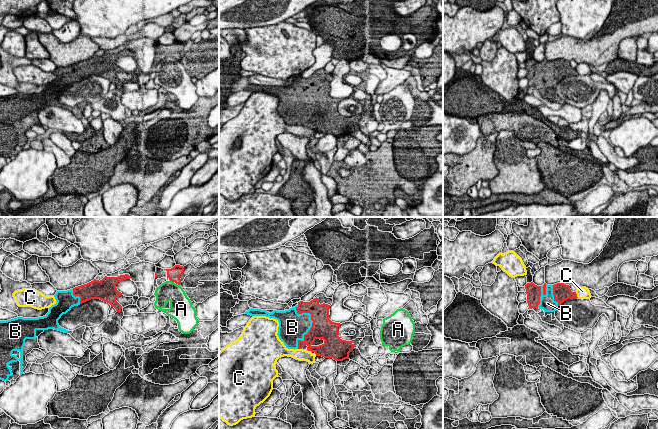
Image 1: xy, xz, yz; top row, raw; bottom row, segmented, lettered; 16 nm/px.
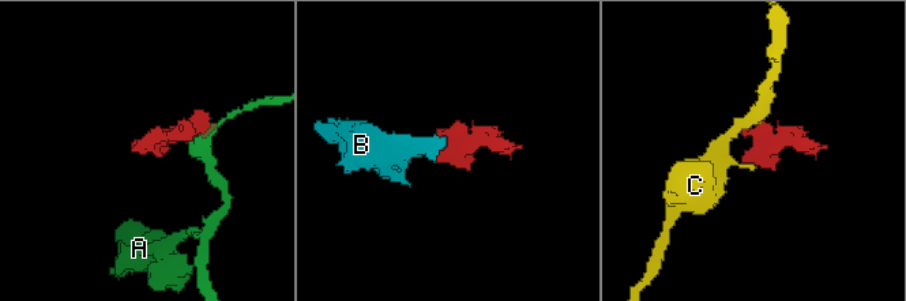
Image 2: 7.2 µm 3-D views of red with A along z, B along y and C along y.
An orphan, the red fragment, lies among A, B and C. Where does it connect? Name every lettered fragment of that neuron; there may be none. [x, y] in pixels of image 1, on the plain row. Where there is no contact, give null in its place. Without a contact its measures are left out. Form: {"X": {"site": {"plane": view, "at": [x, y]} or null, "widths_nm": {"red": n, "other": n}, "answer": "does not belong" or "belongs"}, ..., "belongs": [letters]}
{"A": {"site": {"plane": "xy", "at": [172, 57]}, "widths_nm": {"red": 200, "other": 320}, "answer": "does not belong"}, "B": {"site": {"plane": "xz", "at": [312, 99]}, "widths_nm": {"red": 360, "other": 380}, "answer": "belongs"}, "C": {"site": {"plane": "yz", "at": [576, 71]}, "widths_nm": {"red": 280, "other": 190}, "answer": "does not belong"}, "belongs": ["B"]}

